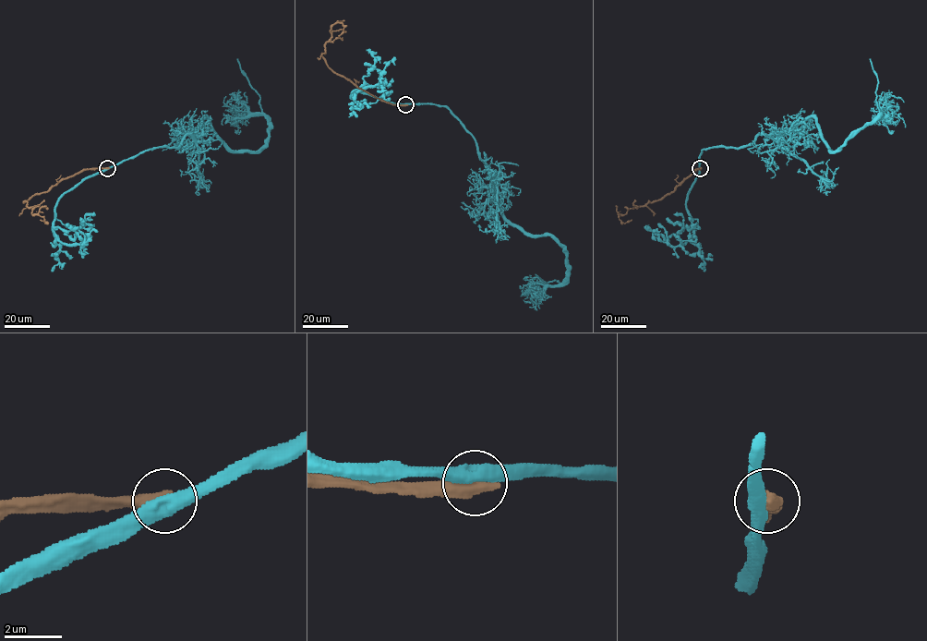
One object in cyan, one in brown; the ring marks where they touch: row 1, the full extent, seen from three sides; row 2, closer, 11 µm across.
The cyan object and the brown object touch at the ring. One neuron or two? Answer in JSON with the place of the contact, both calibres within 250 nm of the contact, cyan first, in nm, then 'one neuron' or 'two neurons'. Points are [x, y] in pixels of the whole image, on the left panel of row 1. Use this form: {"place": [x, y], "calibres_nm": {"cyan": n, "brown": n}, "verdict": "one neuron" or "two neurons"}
{"place": [107, 168], "calibres_nm": {"cyan": 500, "brown": 650}, "verdict": "two neurons"}

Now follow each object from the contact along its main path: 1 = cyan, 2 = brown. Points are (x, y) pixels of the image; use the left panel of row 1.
1: (107, 168), (177, 147), (205, 116), (232, 150), (257, 151), (270, 121), (236, 58)
2: (107, 168), (83, 169), (24, 201), (32, 209), (32, 214), (43, 217), (45, 223), (40, 219)

